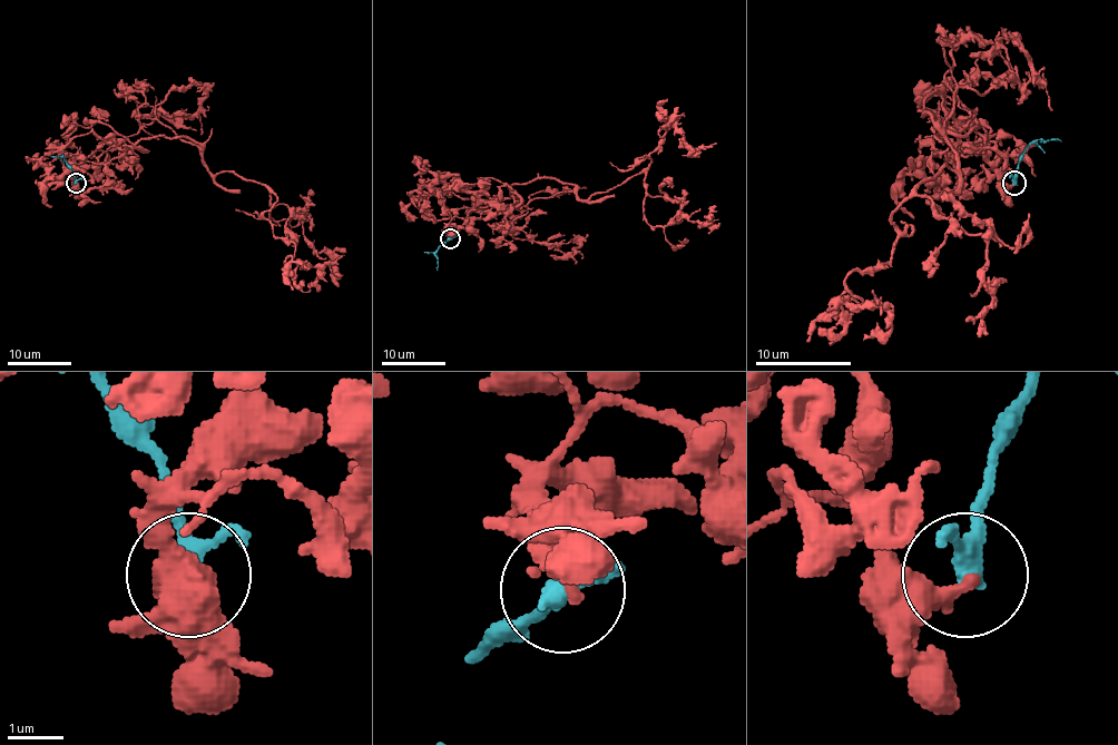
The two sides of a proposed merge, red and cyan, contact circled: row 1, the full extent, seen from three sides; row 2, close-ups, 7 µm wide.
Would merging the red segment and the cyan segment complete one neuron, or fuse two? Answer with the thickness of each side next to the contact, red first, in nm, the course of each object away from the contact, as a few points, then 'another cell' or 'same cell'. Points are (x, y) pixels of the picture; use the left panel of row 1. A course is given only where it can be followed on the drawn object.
440/320 nm | red via (75, 185), (95, 156), (192, 138), (213, 175), (276, 197), (264, 213), (316, 271), (309, 288) | cyan via (75, 183), (72, 168), (62, 156) | another cell

